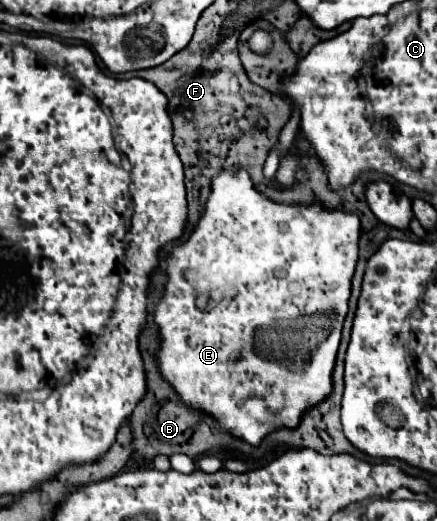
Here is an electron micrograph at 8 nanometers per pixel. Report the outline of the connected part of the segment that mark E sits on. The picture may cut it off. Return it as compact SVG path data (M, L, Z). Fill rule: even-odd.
M242 166L214 174L208 202L190 238L166 256L166 284L152 314L158 326L158 370L180 396L180 402L192 410L214 416L220 420L216 422L220 430L250 446L260 446L270 432L280 428L296 428L310 408L324 402L332 394L332 372L342 338L342 324L348 314L350 280L358 262L360 230L358 214L328 210L316 200L308 206L272 202L254 186L248 170ZM194 262L204 264L206 272L244 276L242 289L234 291L235 298L230 300L196 298L192 288L186 286Z

